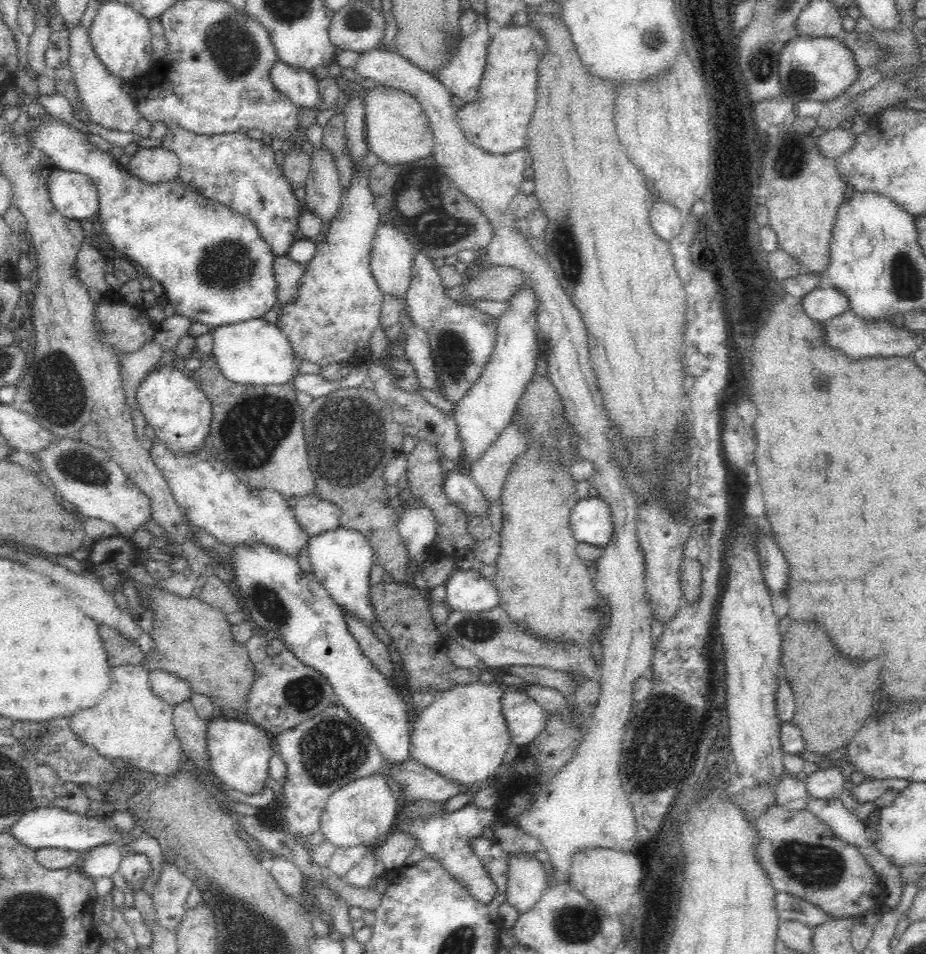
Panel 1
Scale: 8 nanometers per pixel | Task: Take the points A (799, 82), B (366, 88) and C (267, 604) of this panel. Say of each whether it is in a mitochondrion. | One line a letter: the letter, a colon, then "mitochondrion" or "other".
A: mitochondrion
B: other
C: mitochondrion

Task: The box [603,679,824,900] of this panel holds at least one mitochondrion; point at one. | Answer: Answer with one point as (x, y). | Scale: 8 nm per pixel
(657, 761)

